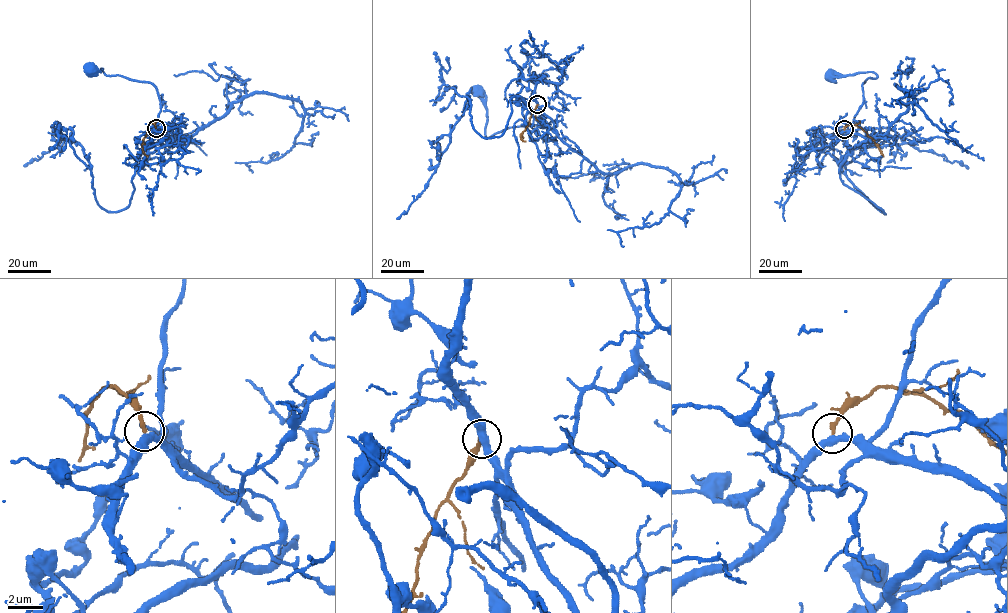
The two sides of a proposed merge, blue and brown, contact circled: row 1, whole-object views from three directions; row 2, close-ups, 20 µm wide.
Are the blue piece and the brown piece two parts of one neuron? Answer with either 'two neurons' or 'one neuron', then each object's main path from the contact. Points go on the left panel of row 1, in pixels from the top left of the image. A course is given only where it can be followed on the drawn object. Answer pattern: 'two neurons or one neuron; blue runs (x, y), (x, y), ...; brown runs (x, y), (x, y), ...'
two neurons; blue runs (156, 128), (161, 105), (157, 89), (149, 82), (118, 75), (106, 76), (102, 68), (93, 68); brown runs (156, 128), (150, 123), (142, 144), (142, 151), (148, 156)

